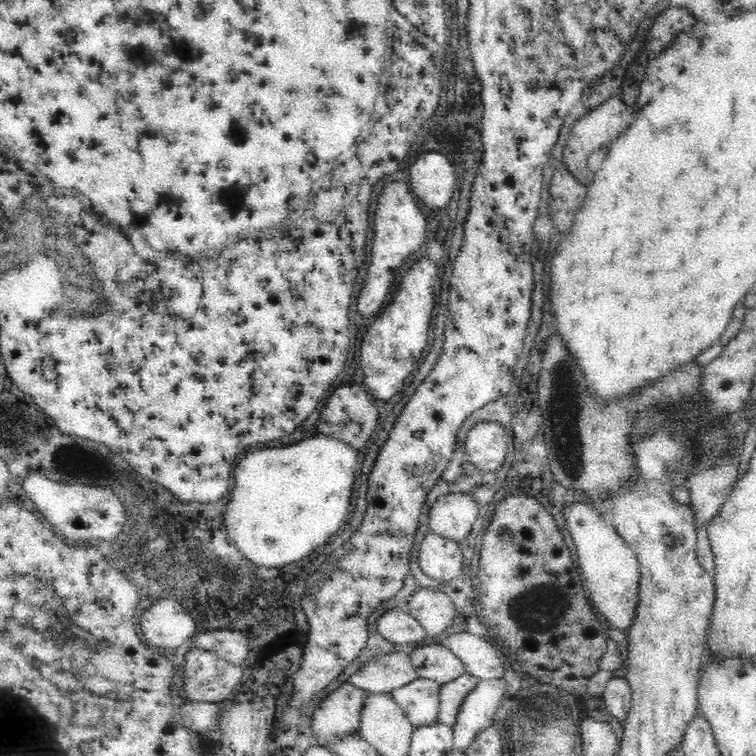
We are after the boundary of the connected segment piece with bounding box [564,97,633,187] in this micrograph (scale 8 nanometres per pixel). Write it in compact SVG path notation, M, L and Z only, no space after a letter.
M610 97L608 102L604 102L602 106L594 108L592 112L580 118L580 124L572 130L568 146L564 148L564 166L578 182L586 187L590 186L592 178L596 178L596 172L600 170L600 164L610 150L610 144L630 126L632 113L633 111L628 110L628 106L621 98Z

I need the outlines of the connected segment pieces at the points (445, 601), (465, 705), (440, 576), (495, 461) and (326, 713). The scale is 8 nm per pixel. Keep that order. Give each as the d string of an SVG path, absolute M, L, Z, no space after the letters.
M438 587L414 589L406 600L405 607L424 627L427 636L436 639L451 625L456 612L452 597Z
M504 677L479 679L464 697L453 720L453 749L465 751L480 729L492 724L506 689Z
M429 530L421 540L419 550L417 551L422 572L426 576L436 579L438 583L455 579L456 576L461 574L463 565L462 549L459 543L456 540L450 539L450 537L442 536L440 533Z
M496 420L472 425L465 438L465 449L477 469L488 472L502 467L506 458L504 434L504 428Z
M344 681L318 702L312 711L310 724L320 746L338 735L357 730L360 709L366 695L366 691Z

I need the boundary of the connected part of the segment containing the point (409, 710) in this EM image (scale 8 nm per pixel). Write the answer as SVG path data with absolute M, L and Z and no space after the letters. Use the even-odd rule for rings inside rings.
M416 677L391 693L407 719L417 727L436 722L439 688L440 684L435 680Z

